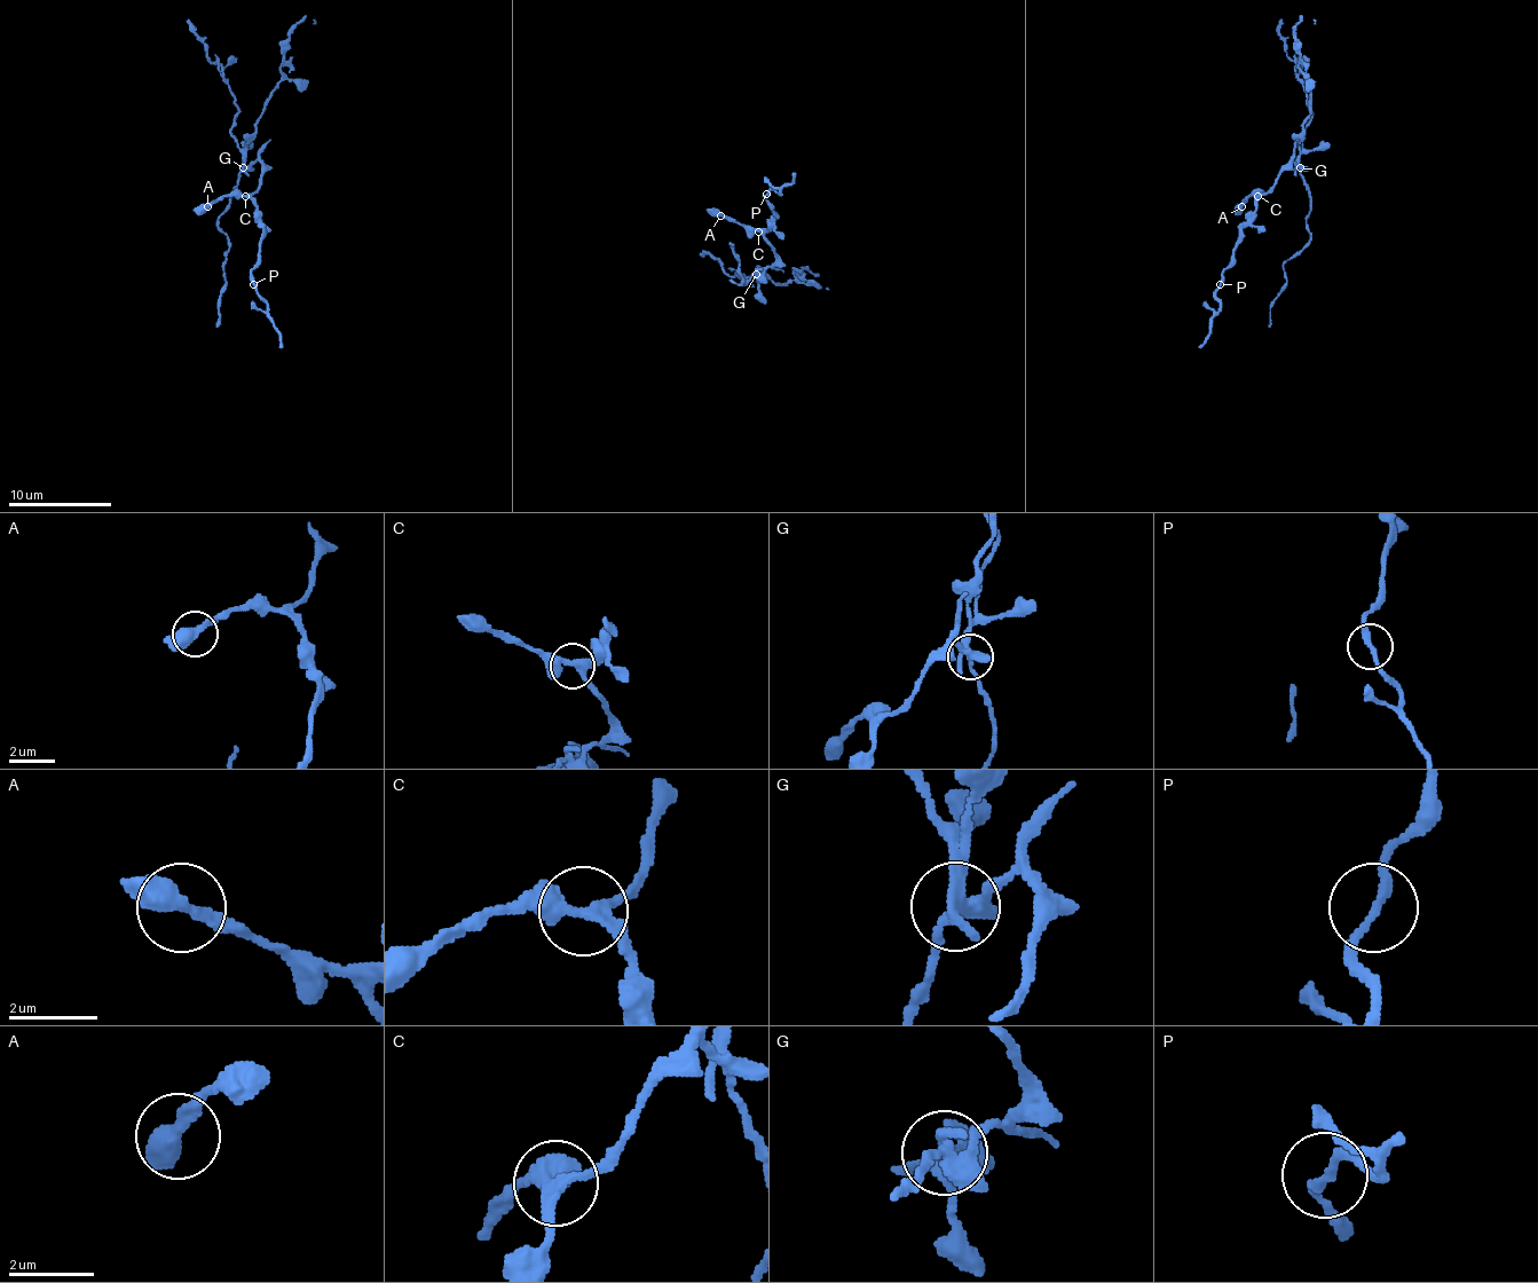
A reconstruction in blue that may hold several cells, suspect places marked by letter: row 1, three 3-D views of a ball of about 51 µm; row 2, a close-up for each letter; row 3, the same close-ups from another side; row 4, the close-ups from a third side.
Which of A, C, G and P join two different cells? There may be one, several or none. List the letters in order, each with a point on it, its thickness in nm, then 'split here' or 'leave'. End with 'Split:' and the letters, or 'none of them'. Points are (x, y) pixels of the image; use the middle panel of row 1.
A: (720, 215) | 400 nm | leave
C: (758, 231) | 280 nm | leave
G: (756, 274) | 320 nm | split here
P: (766, 194) | 200 nm | split here
Split: G, P

